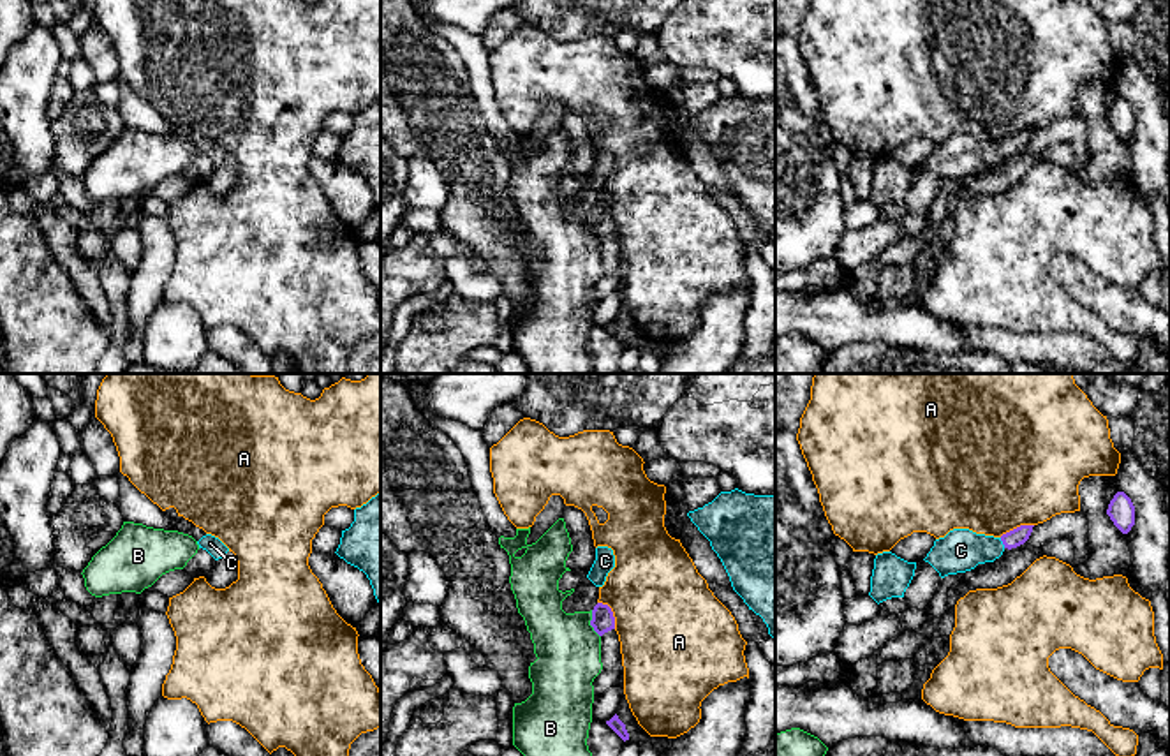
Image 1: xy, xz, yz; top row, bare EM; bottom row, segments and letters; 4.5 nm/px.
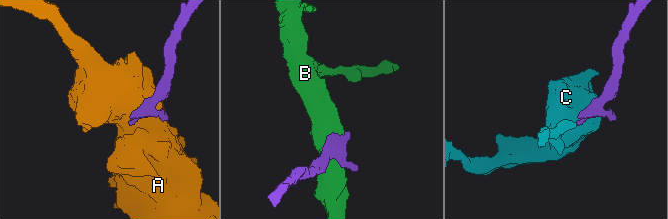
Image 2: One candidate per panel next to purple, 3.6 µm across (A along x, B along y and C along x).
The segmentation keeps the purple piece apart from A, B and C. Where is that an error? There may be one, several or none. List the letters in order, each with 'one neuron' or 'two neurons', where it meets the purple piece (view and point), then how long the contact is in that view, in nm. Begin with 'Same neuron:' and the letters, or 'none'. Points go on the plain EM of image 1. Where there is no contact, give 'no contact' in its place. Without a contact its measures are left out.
Same neuron: C
A: two neurons | xz (612, 217) | 150 nm
B: two neurons | xz (591, 229) | 130 nm
C: one neuron | yz (1003, 148) | 50 nm

